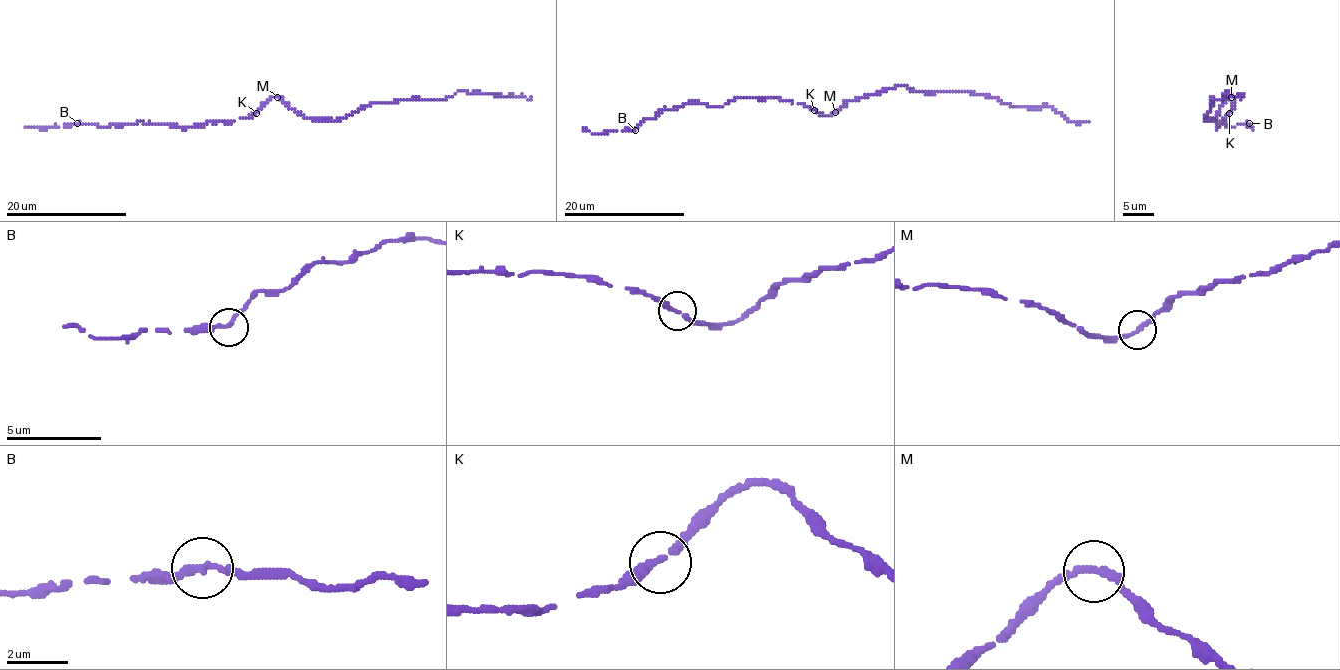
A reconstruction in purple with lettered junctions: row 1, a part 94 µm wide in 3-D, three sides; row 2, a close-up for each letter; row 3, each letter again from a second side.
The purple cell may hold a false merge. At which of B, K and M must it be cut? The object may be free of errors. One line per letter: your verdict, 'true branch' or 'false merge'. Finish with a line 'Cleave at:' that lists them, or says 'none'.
B: true branch
K: true branch
M: true branch
Cleave at: none

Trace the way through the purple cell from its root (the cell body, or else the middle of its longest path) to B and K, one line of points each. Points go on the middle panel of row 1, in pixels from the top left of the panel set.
B: (837, 112), (818, 115), (802, 104), (778, 98), (735, 98), (723, 106), (691, 101), (662, 109), (635, 130)
K: (837, 112), (818, 115), (814, 110)

